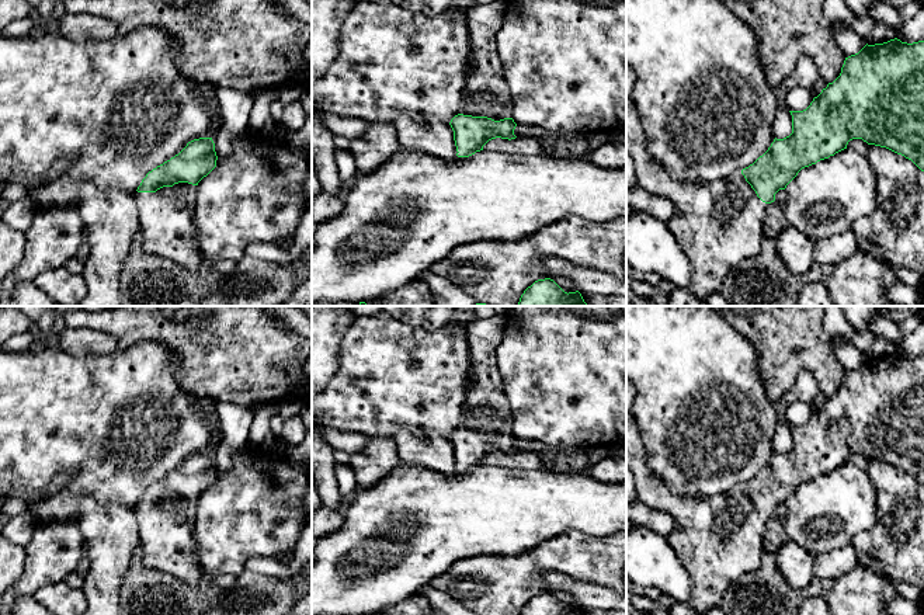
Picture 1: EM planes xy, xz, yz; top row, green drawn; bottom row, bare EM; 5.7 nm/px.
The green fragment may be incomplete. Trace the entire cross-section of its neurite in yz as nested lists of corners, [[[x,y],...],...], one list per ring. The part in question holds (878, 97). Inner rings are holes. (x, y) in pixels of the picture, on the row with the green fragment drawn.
[[[895,38],[865,45],[845,58],[840,76],[829,83],[803,111],[789,111],[792,133],[774,139],[753,164],[713,183],[675,180],[649,153],[643,124],[626,98],[626,154],[635,164],[638,187],[670,199],[675,208],[667,222],[689,260],[689,289],[702,300],[720,292],[729,271],[761,250],[767,208],[798,173],[847,149],[852,139],[886,147],[924,171],[924,41],[907,44]]]

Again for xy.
[[[199,138],[188,142],[178,154],[146,174],[135,194],[139,209],[139,234],[146,251],[164,257],[185,270],[201,267],[204,256],[192,222],[197,185],[216,167],[216,160],[212,138]]]

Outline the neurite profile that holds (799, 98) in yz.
[[[796,87],[781,97],[781,102],[789,111],[803,111],[813,101],[810,87]]]

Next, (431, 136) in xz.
[[[399,117],[393,121],[400,149],[421,152],[452,163],[456,160],[454,131],[448,122],[427,118]]]

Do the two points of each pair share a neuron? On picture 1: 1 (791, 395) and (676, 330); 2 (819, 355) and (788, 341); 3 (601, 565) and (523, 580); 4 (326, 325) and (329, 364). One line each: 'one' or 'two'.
1: two
2: one
3: one
4: one

